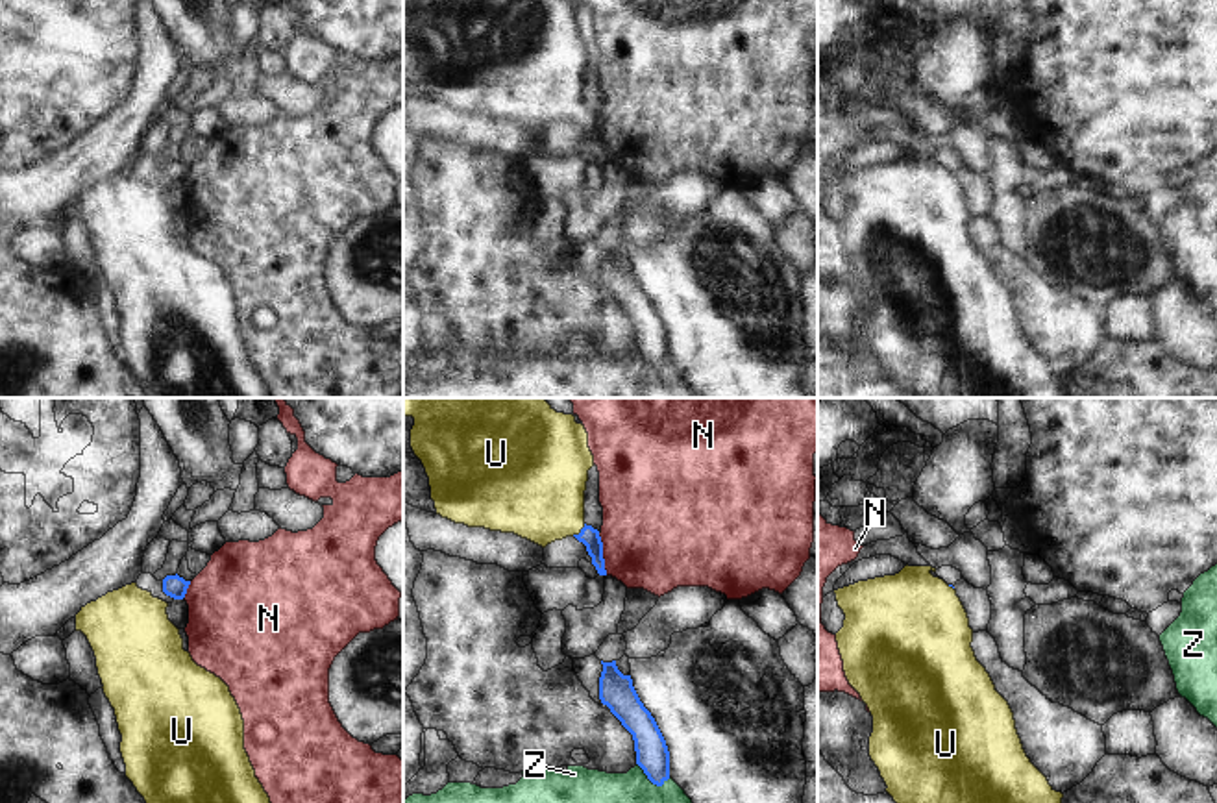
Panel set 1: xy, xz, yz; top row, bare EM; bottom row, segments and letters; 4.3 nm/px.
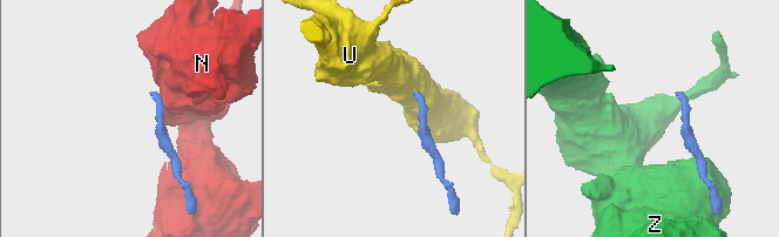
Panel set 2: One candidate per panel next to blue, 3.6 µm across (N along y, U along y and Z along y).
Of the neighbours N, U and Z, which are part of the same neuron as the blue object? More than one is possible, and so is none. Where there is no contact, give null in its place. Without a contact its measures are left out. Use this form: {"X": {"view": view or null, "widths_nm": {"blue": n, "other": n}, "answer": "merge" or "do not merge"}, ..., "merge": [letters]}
{"N": {"view": "xz", "widths_nm": {"blue": 80, "other": 480}, "answer": "do not merge"}, "U": {"view": "xz", "widths_nm": {"blue": 80, "other": 400}, "answer": "merge"}, "Z": {"view": "xz", "widths_nm": {"blue": 140, "other": 340}, "answer": "do not merge"}, "merge": ["U"]}

